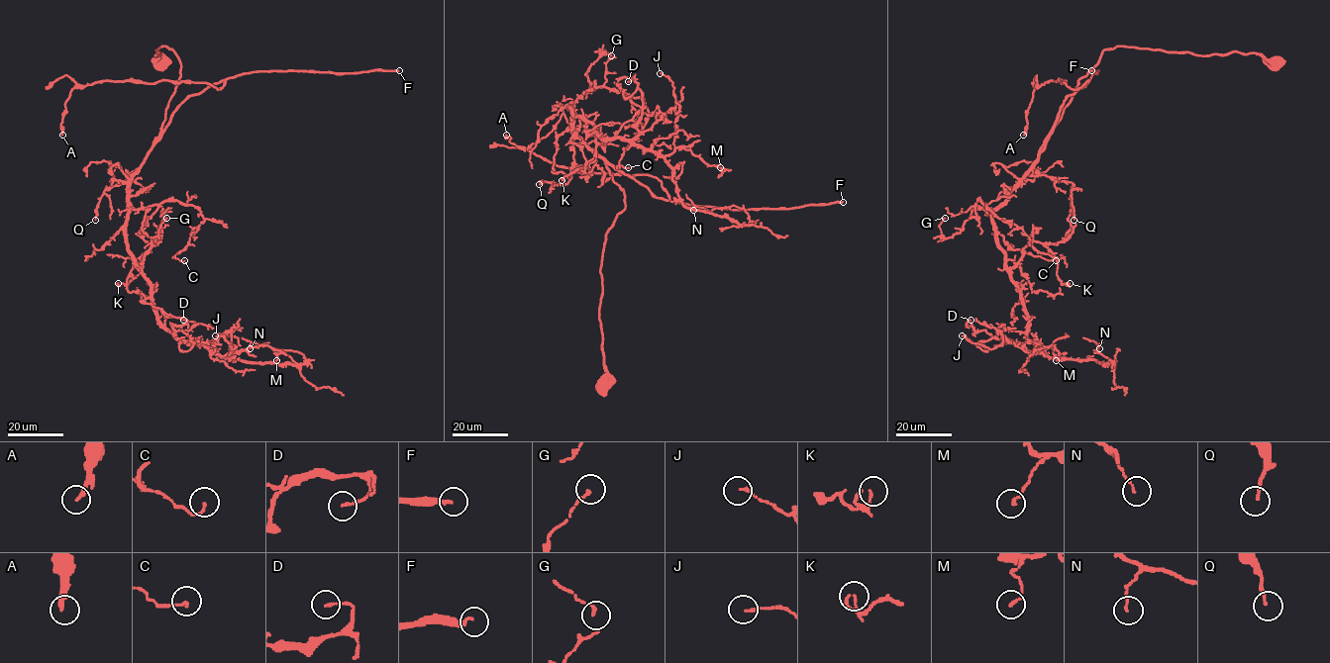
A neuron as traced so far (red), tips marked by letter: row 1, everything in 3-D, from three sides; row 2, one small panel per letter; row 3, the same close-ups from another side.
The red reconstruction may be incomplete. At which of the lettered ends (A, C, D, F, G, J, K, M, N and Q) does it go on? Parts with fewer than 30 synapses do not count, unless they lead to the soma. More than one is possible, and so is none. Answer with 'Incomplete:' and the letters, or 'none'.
Incomplete: F

